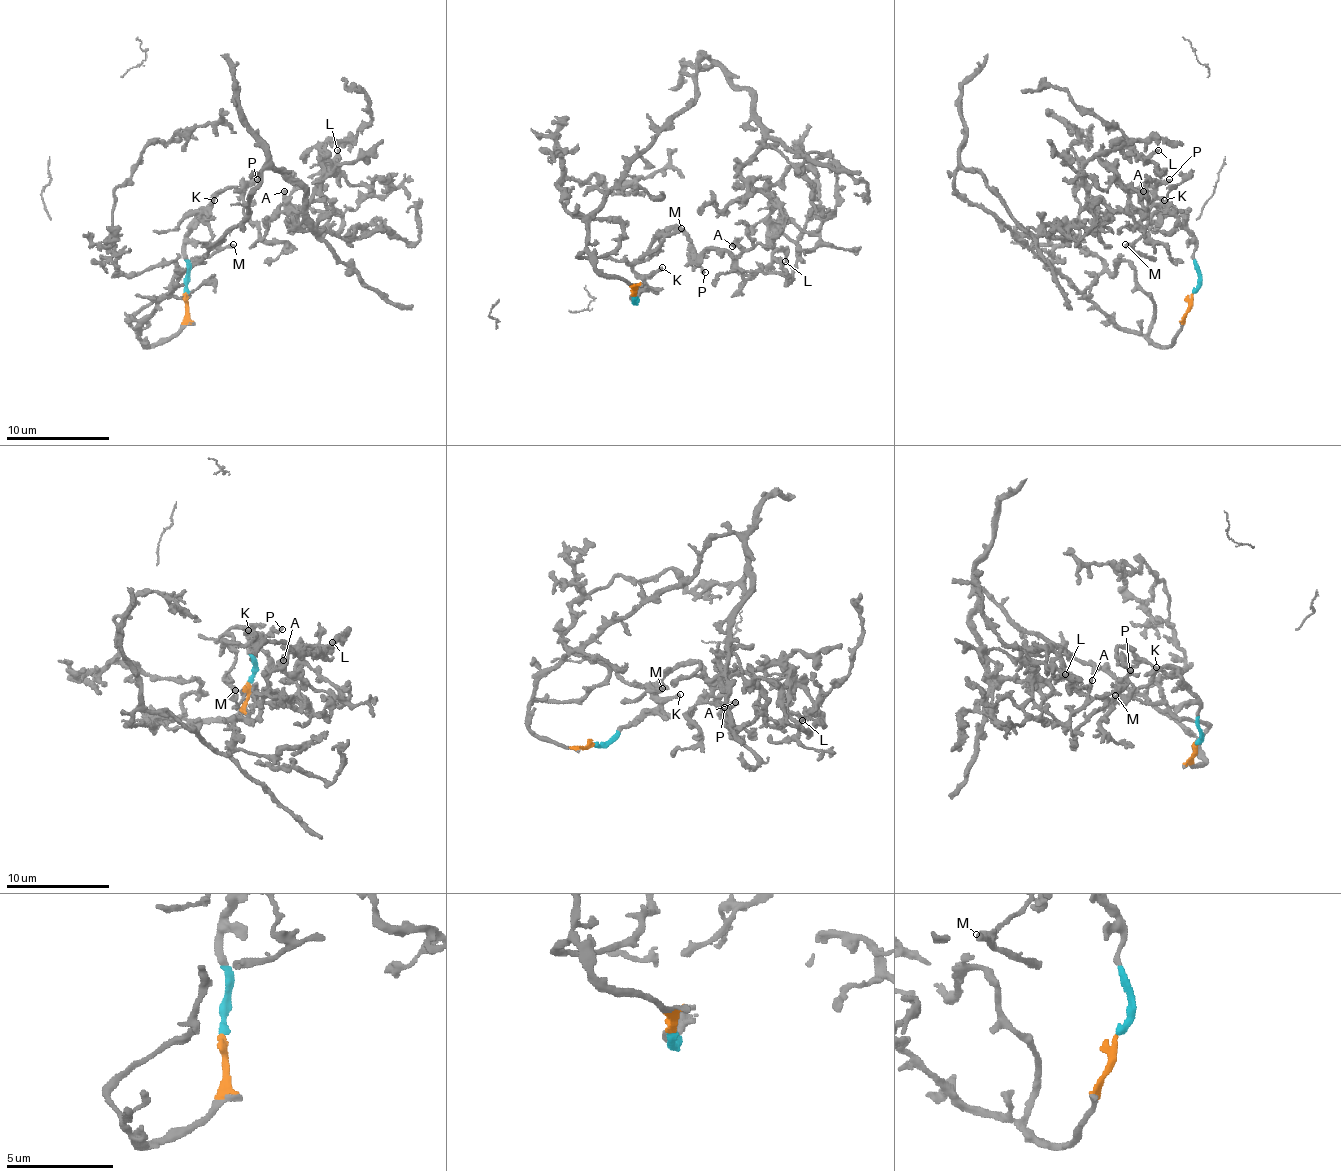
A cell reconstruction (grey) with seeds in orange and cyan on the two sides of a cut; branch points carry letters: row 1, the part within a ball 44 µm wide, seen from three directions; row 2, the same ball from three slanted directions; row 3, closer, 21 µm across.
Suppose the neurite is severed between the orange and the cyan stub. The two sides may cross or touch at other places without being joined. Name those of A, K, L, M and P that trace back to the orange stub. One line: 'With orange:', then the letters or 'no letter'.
With orange: A, L

